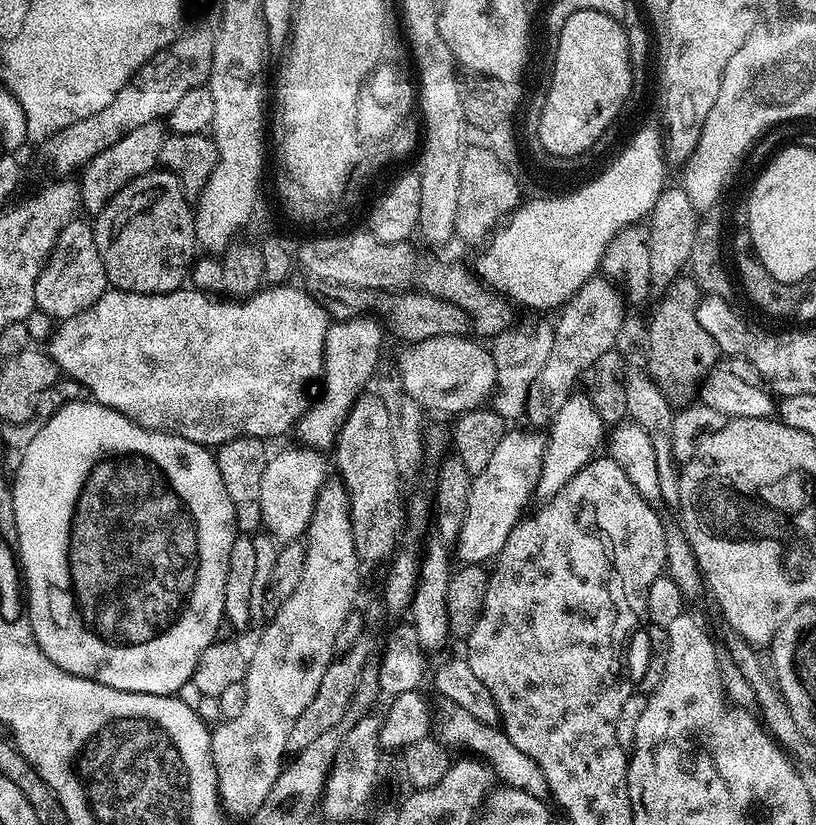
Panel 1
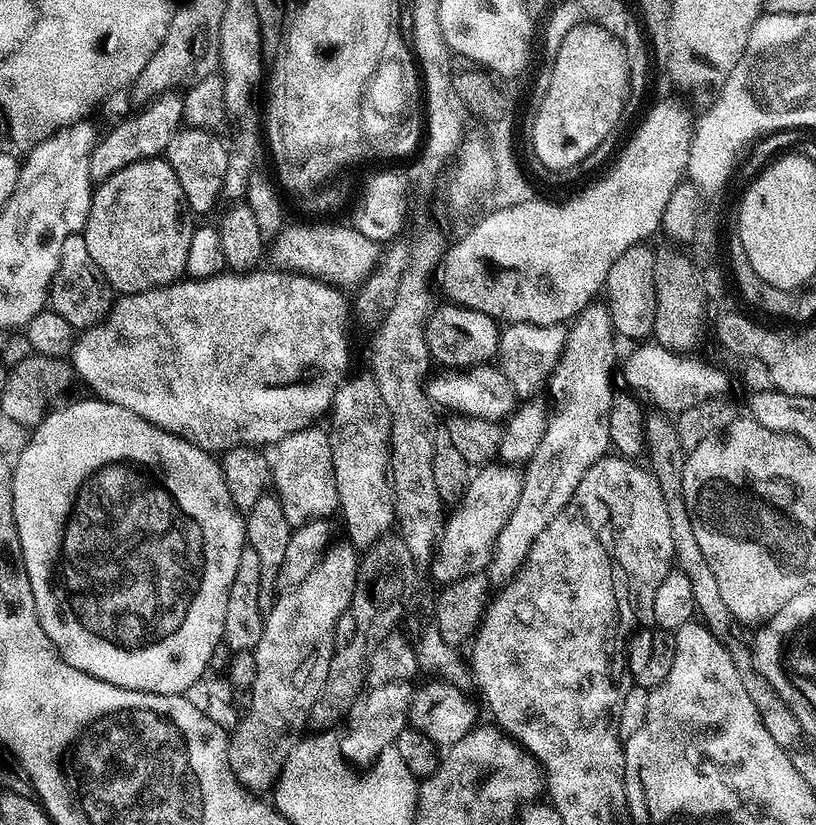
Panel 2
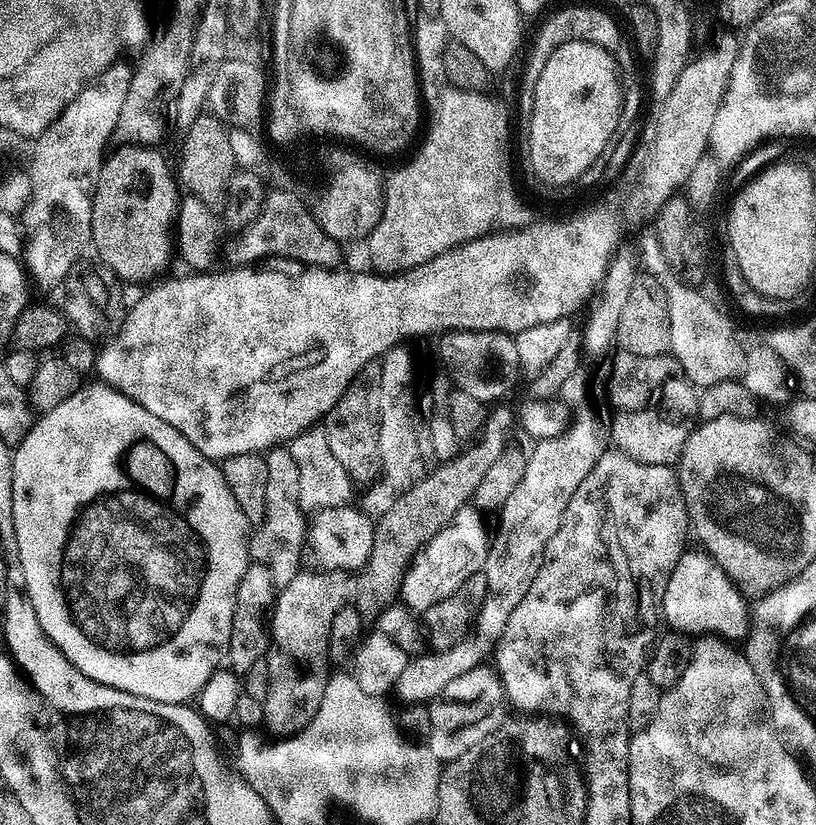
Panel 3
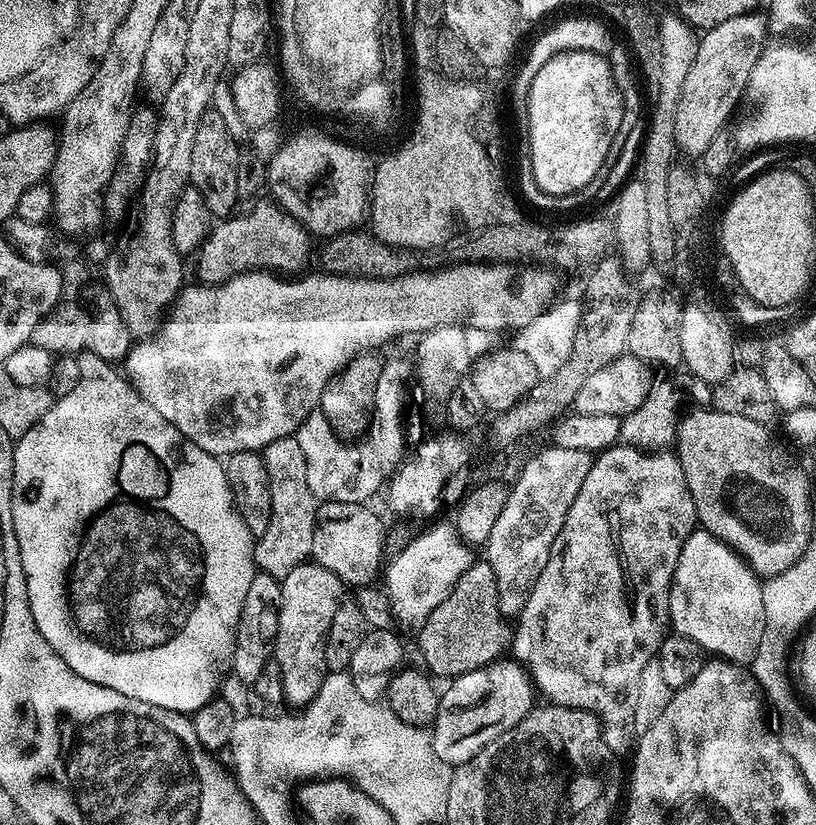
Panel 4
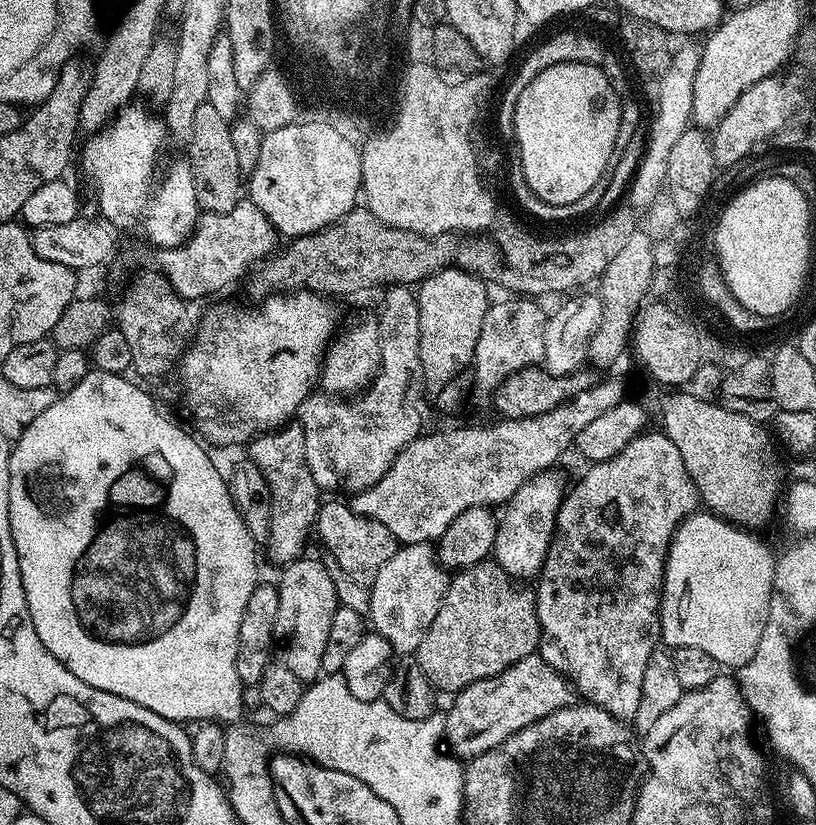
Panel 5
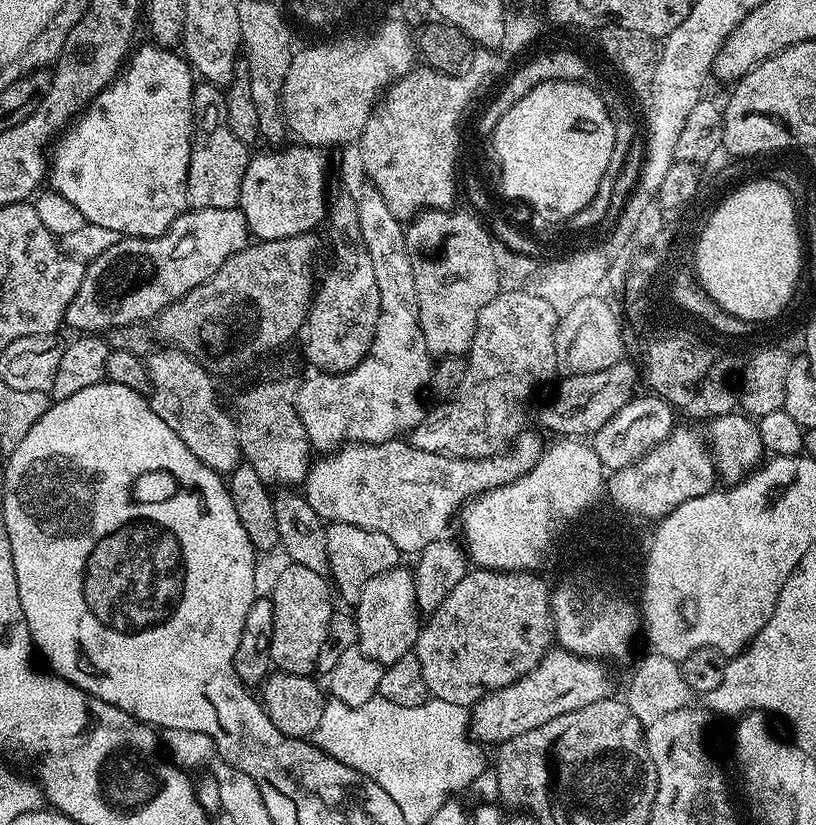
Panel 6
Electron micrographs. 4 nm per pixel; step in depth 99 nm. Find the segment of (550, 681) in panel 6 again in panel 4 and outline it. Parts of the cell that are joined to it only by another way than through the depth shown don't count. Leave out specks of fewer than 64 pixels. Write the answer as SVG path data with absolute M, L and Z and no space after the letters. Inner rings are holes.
M501 658L483 664L478 670L455 677L448 689L440 692L436 720L430 725L432 749L442 762L453 766L470 762L482 746L494 742L498 734L518 726L534 707L534 685L515 659Z

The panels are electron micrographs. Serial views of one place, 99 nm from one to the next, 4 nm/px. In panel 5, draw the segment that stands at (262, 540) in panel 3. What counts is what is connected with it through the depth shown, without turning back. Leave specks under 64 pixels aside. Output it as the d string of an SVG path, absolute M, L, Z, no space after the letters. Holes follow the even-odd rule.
M289 423L271 432L261 433L248 444L248 458L252 460L266 478L271 494L270 534L265 546L272 561L287 566L303 555L304 544L315 525L317 510L322 503L320 489L310 474L309 462L306 461L305 434L297 423Z

